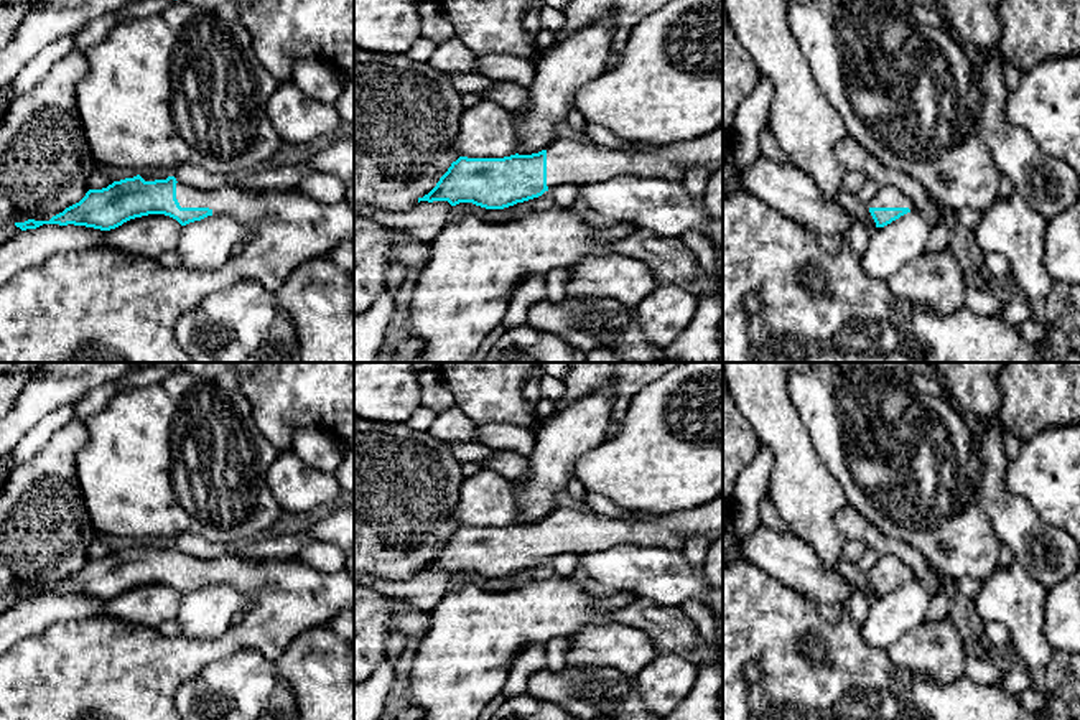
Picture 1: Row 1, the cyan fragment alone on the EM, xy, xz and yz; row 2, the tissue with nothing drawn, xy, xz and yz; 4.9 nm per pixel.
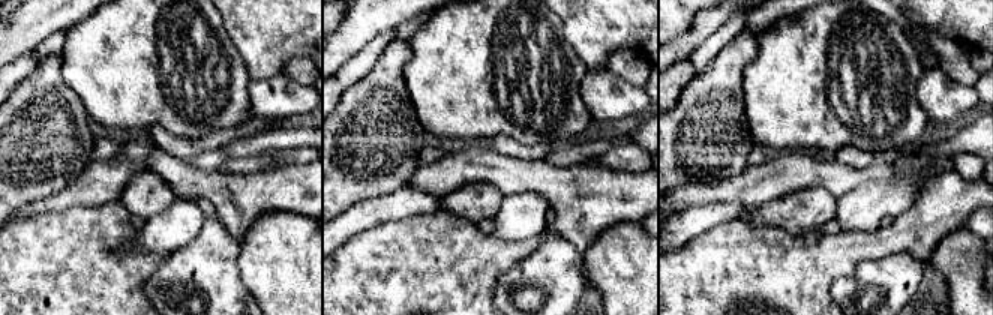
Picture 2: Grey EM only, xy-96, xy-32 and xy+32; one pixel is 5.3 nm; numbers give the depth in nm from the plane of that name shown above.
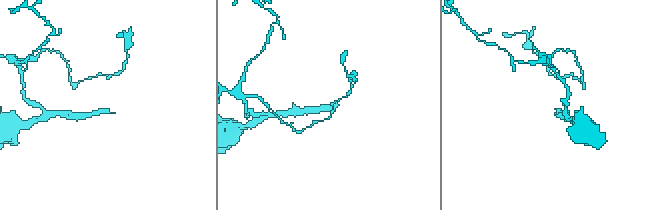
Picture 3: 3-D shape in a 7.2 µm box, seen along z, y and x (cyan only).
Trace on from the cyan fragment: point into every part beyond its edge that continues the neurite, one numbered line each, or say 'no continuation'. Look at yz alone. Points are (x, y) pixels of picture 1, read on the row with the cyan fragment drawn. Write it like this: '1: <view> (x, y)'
1: yz (888, 196)

